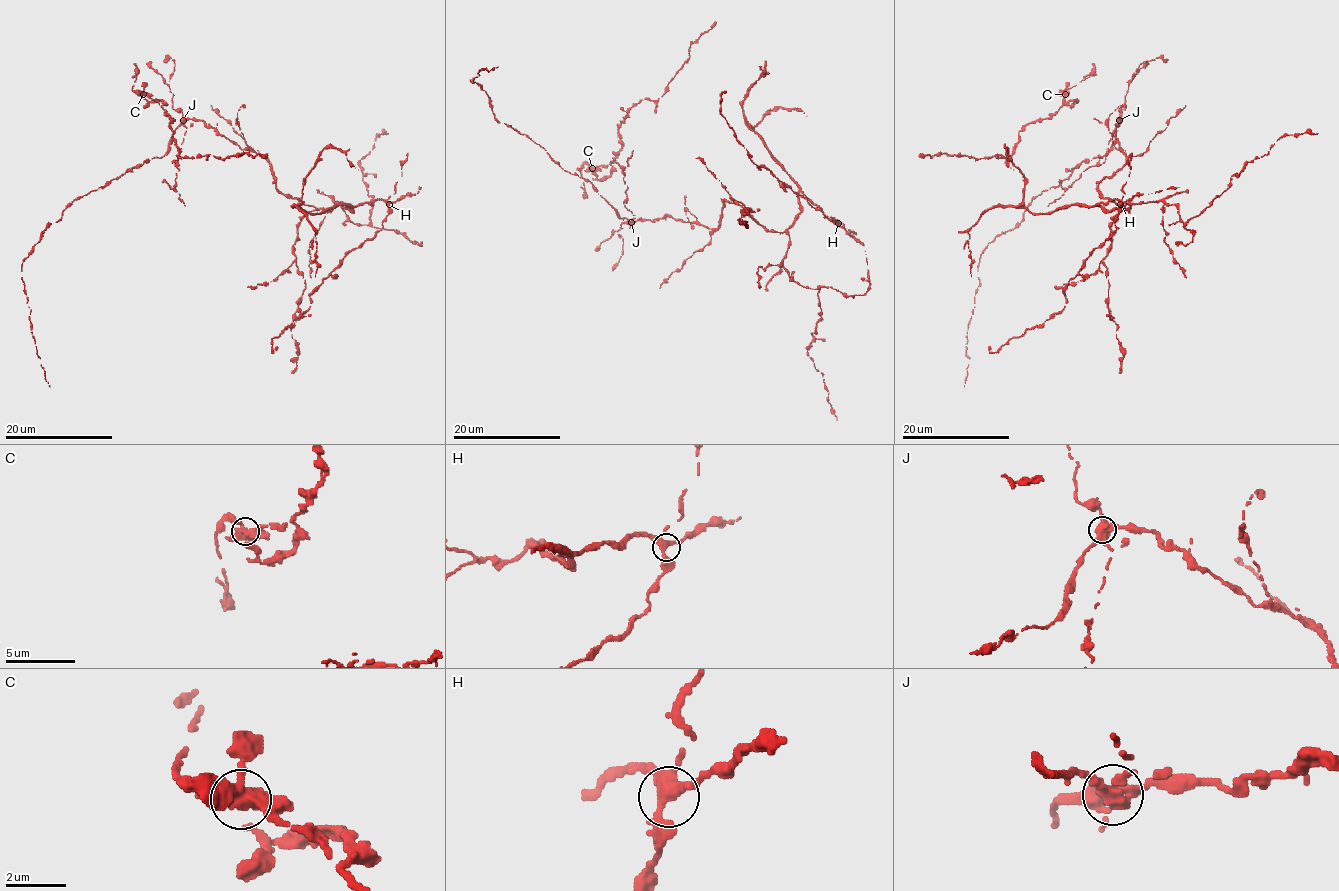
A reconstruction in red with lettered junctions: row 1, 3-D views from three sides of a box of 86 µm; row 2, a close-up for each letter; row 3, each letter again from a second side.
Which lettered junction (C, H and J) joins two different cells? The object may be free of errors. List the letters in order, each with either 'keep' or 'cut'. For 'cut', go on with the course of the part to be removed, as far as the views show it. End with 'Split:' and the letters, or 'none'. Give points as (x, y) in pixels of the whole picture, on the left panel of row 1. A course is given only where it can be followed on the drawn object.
C: keep
H: keep
J: cut | (182, 119), (186, 130), (175, 164), (178, 170), (174, 189), (185, 205)
Split: J

